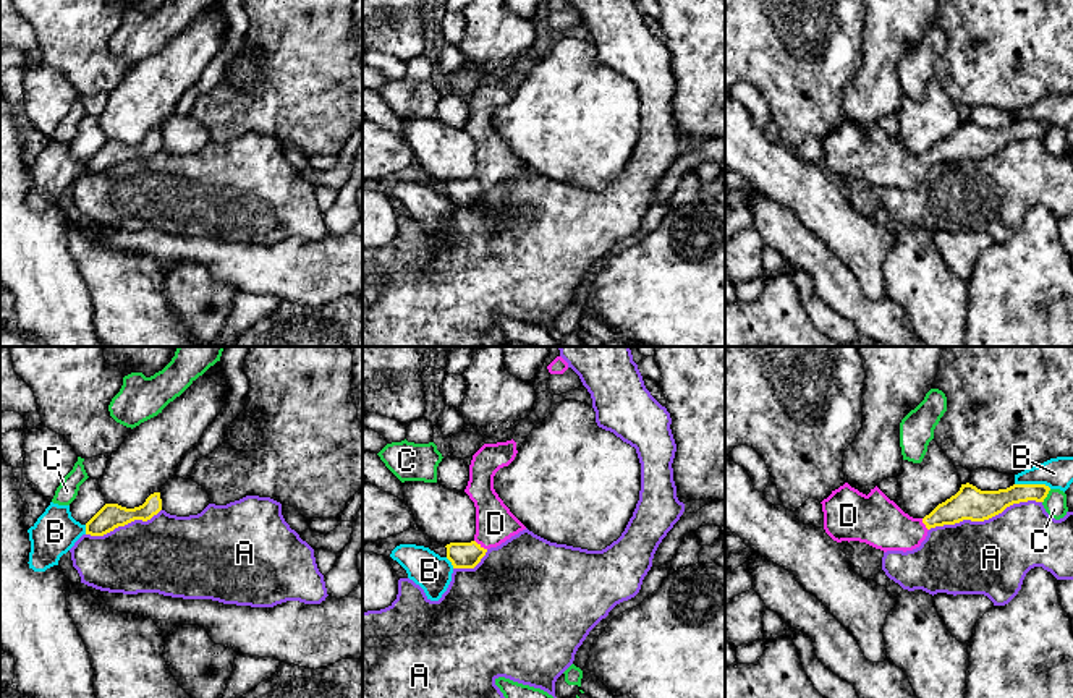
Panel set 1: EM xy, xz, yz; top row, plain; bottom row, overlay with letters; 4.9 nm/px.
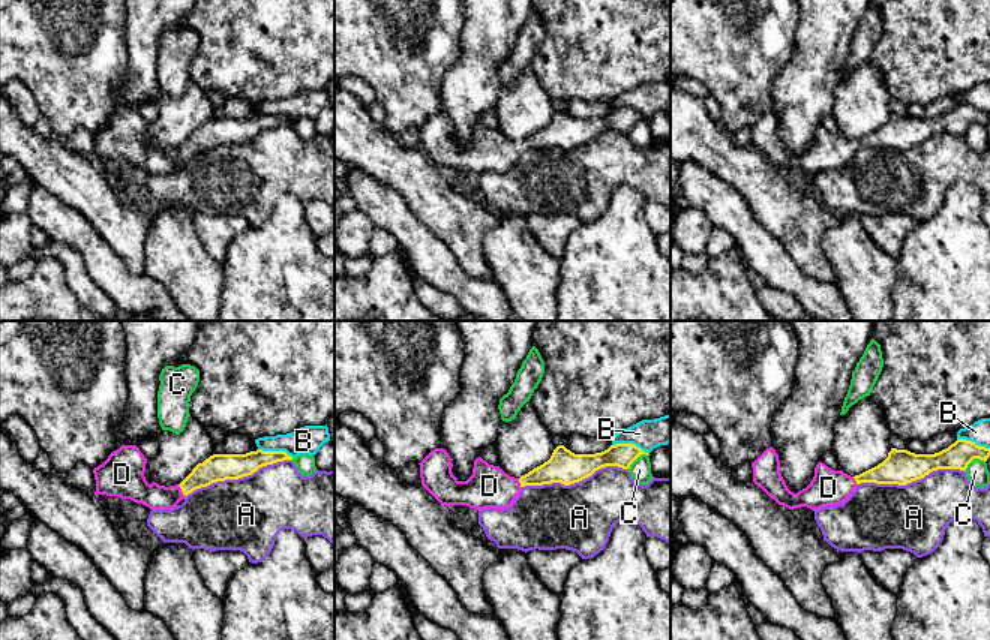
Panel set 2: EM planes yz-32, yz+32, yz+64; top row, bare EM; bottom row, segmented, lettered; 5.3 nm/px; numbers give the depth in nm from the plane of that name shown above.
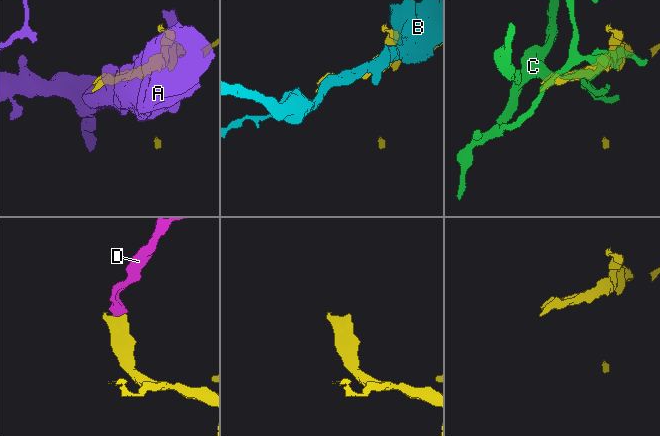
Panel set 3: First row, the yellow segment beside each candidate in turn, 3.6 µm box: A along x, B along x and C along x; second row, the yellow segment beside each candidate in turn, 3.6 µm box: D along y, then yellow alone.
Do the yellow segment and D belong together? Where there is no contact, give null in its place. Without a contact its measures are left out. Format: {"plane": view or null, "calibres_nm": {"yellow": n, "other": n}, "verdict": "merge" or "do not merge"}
{"plane": "xz", "calibres_nm": {"yellow": 130, "other": 190}, "verdict": "merge"}

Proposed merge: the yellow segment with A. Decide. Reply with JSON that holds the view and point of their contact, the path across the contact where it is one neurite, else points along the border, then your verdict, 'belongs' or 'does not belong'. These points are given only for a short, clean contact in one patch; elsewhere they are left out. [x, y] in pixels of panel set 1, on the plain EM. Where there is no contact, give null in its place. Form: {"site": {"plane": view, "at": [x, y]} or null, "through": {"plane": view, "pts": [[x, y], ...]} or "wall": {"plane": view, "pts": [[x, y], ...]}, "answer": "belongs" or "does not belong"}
{"site": {"plane": "yz", "at": [984, 156]}, "answer": "does not belong"}

